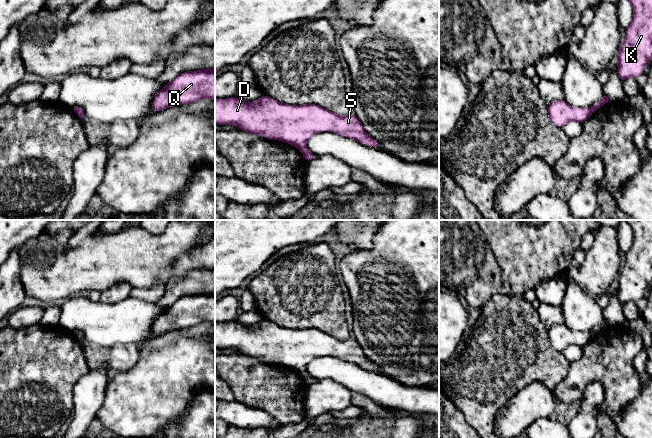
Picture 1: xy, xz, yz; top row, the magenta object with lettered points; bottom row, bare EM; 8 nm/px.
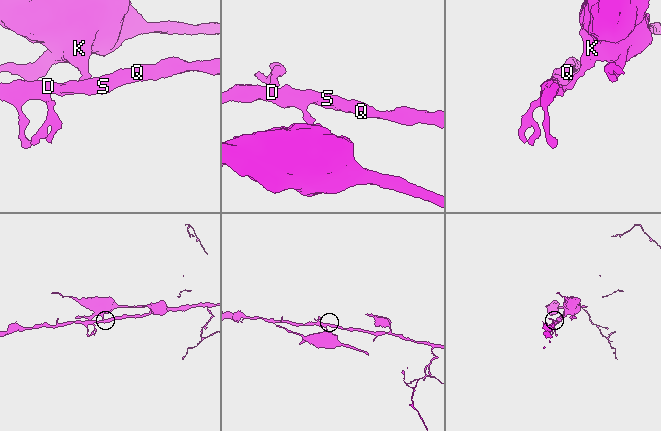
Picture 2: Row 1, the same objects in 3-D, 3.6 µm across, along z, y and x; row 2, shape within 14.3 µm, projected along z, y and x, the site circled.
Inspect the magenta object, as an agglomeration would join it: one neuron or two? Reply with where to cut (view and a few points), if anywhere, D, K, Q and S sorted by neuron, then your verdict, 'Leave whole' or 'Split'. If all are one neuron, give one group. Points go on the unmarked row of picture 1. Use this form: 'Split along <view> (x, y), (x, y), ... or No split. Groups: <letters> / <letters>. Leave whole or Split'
Split along xz (304, 370), (299, 371). Groups: D Q S / K. Split

